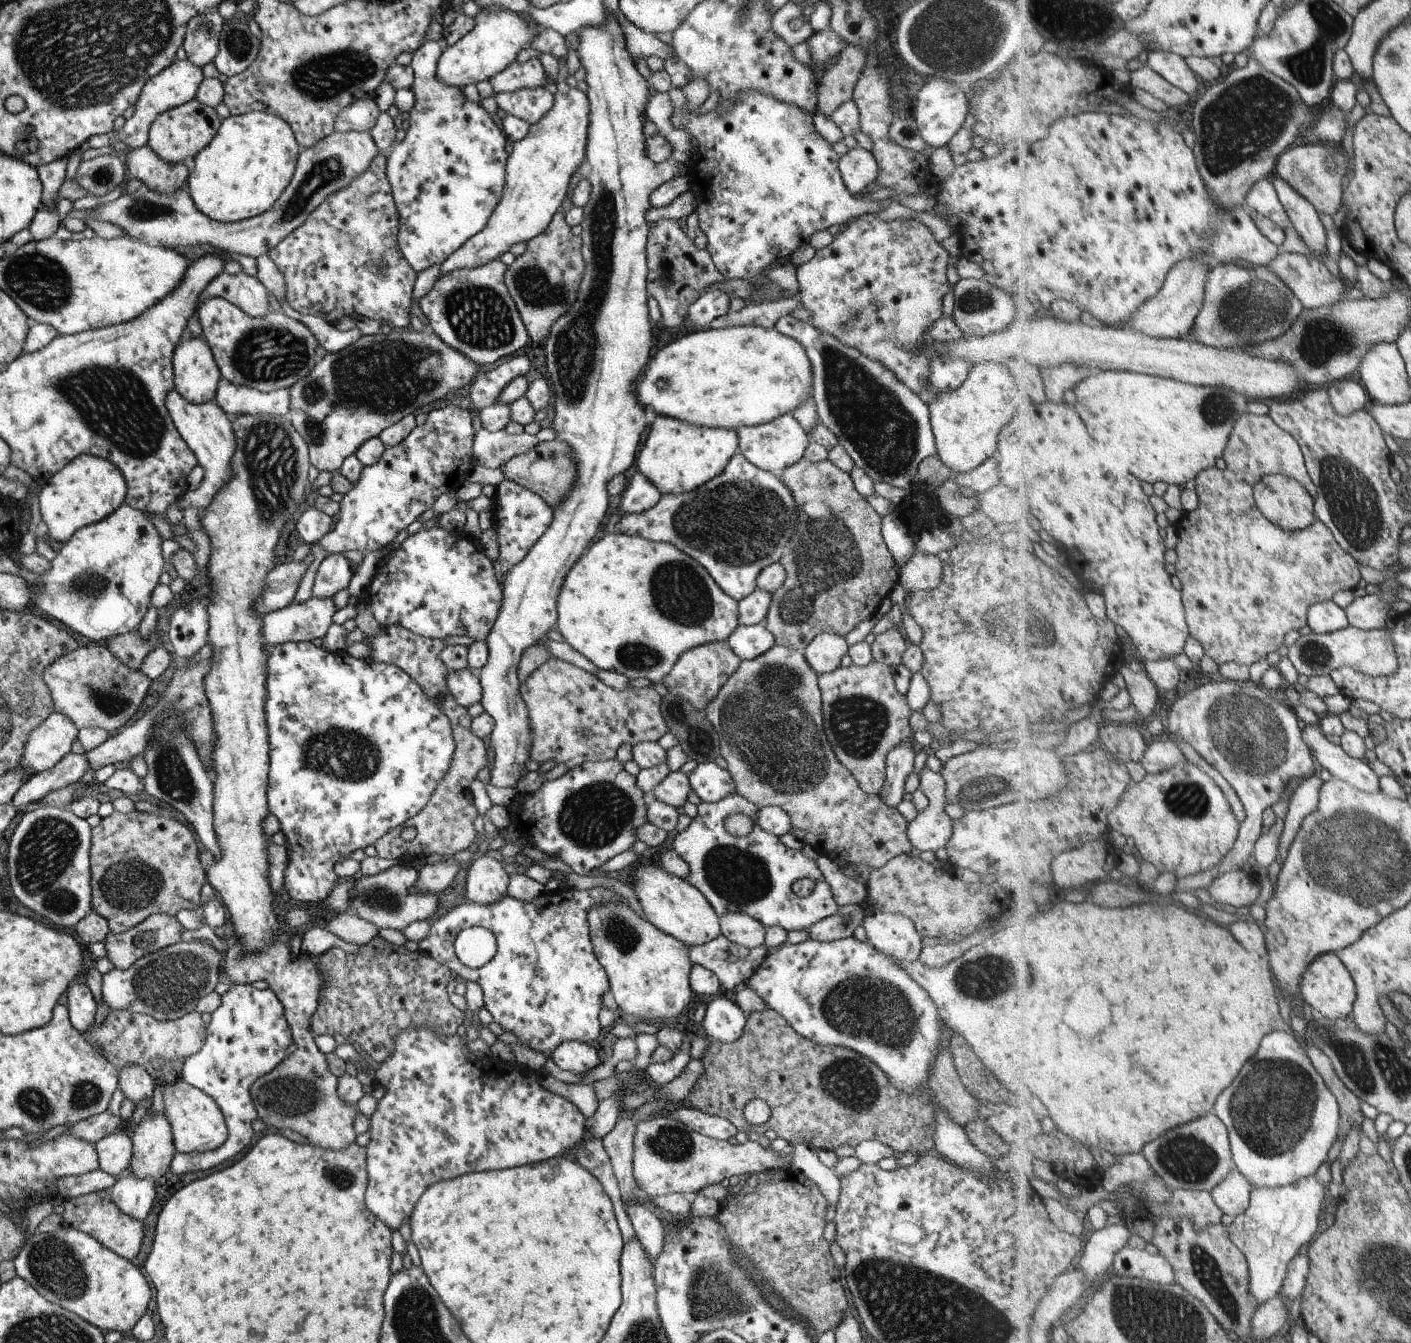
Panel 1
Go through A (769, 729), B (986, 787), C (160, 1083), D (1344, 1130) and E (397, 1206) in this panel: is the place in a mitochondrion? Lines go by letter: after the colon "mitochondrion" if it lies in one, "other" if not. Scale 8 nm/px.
A: mitochondrion
B: mitochondrion
C: other
D: other
E: other

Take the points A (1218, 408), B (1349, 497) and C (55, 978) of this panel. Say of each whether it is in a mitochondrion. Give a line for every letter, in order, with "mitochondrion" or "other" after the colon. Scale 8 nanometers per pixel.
A: mitochondrion
B: mitochondrion
C: other

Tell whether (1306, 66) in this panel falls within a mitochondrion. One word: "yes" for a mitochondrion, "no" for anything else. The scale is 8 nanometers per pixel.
yes

